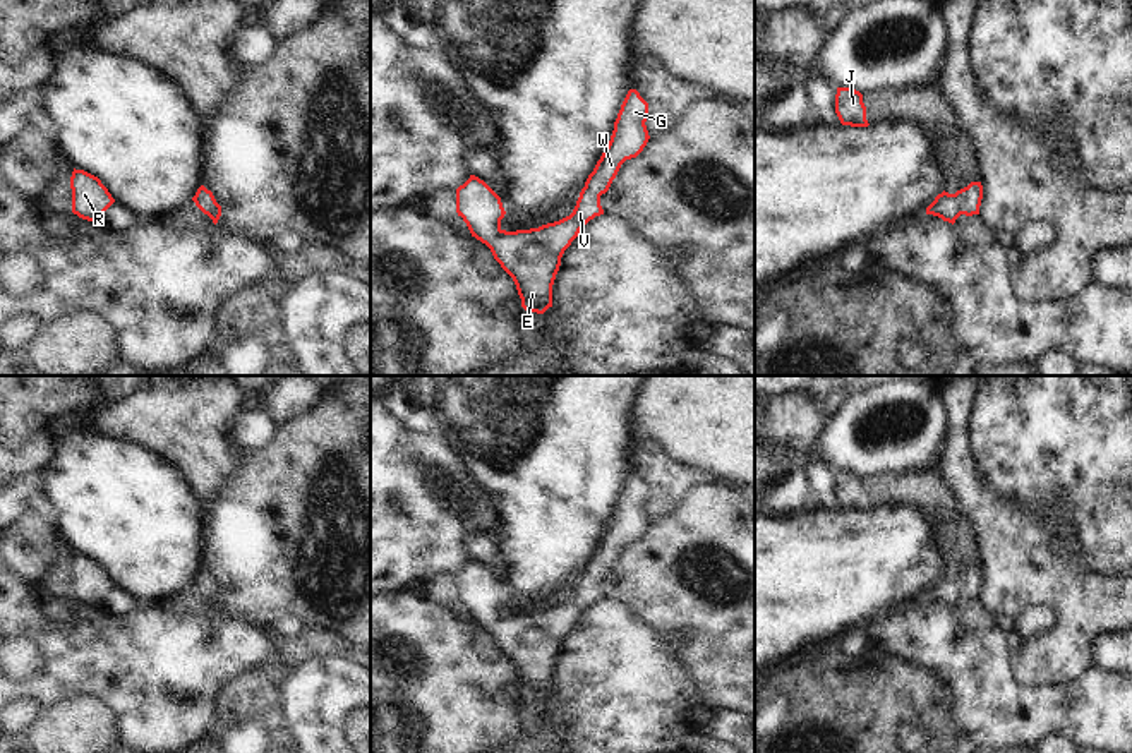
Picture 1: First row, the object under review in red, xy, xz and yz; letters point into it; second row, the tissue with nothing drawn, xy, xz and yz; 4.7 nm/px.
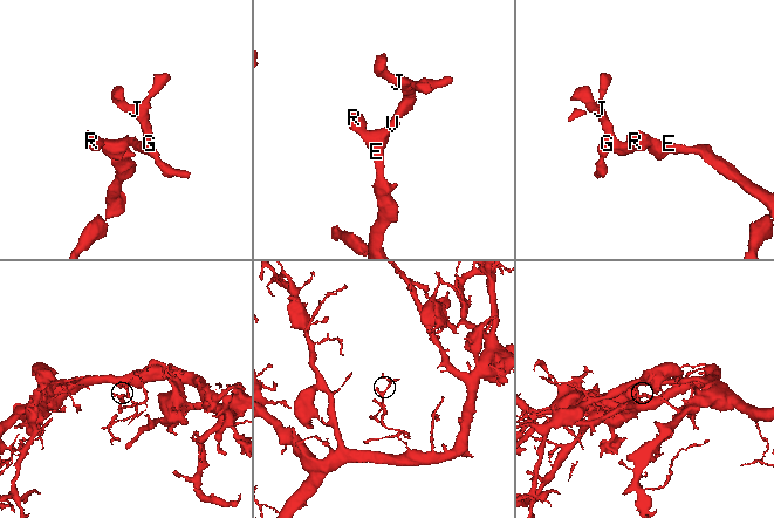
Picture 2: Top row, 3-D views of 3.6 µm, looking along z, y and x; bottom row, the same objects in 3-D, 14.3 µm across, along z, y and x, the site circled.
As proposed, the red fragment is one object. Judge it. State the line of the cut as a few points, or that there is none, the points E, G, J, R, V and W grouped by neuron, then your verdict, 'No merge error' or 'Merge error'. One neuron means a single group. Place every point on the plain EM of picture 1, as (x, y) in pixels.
No split. Groups: E G J R V W. No merge error

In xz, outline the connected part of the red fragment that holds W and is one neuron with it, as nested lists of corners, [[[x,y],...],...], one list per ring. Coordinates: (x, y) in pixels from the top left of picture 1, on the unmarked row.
[[[629,473],[607,532],[588,559],[573,597],[559,605],[530,614],[506,616],[501,604],[506,595],[501,581],[479,561],[456,573],[456,597],[472,621],[485,628],[501,652],[513,662],[521,691],[544,698],[552,691],[552,669],[561,642],[580,614],[604,599],[600,580],[605,578],[626,544],[636,542],[647,530],[648,487]]]

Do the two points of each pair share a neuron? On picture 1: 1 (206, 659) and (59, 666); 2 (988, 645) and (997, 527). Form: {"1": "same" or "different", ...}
{"1": "same", "2": "different"}

